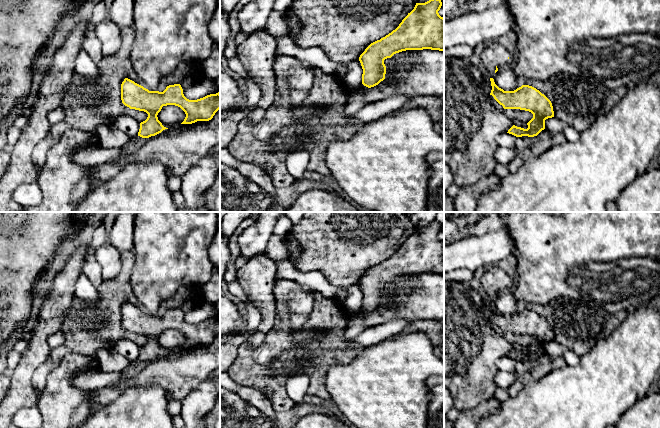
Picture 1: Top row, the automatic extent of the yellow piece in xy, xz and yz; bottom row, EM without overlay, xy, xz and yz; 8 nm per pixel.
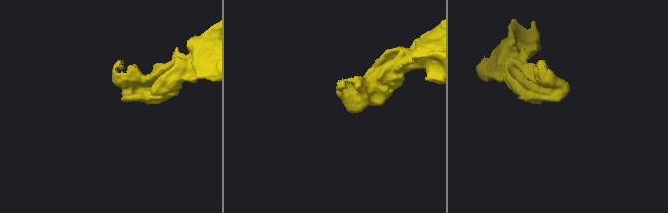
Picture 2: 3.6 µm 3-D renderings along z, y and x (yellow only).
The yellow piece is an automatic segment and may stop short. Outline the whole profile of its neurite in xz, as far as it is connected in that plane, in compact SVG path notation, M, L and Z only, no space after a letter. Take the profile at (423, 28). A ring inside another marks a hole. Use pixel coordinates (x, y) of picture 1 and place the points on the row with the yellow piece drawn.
M441 0L416 3L399 26L385 37L371 43L360 55L362 84L368 88L385 79L384 60L406 50L444 51L444 18L438 13Z

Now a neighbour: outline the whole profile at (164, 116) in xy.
M167 105L162 107L157 117L164 127L173 128L180 125L184 121L186 114L178 106Z

